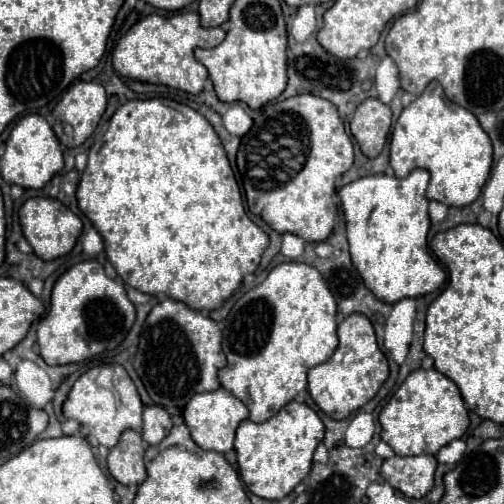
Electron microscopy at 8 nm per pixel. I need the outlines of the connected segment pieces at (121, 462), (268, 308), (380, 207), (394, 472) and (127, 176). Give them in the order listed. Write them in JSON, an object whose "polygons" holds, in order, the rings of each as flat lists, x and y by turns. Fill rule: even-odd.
{"polygons":[[[127,429,123,431,119,443,109,451,107,467,113,479,117,479,123,485,141,485,147,477,143,453,149,445,143,441,143,437]],[[279,263,269,277,247,291,229,311,223,327,223,353,227,365,219,369,221,387,233,393,249,409,249,419,261,423,285,407,299,391,307,387,307,369,311,363,325,363,337,349,337,305,321,273,307,263]],[[413,169,407,177,369,175,341,187,339,197,347,221,347,239,351,261,363,277,367,289,385,303,397,303,405,297,421,297,439,289,447,273,439,267,427,247,431,227,427,215,425,189,429,171]],[[393,455,381,465,381,477,405,497,419,499,427,495,433,487,433,473,437,459,433,455,413,455,399,457]],[[133,99,133,101,127,101,125,105,121,105,113,113,113,117,109,119,109,129,89,149,89,161,87,161,87,167,85,167,81,181,79,181,79,187,77,187,77,203,79,203,79,209,87,215,87,219,93,223,93,227,103,237,105,253,107,253,111,265,115,267,117,275,127,285,131,285,131,287,147,293,147,295,163,293,165,297,187,303,187,307,191,307,195,311,219,309,231,297,231,293,241,285,243,277,257,269,261,255,269,245,269,237,265,235,265,231,259,229,247,217,247,213,243,209,239,185,237,185,233,169,227,161,225,149,219,141,219,135,215,133,211,123,201,113,191,109,189,105,183,105,183,103,177,103,171,99]]]}

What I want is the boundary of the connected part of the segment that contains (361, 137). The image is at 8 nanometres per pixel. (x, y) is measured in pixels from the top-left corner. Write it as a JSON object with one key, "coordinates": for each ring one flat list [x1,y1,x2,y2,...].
{"coordinates":[[365,99,351,119,351,133,367,157,377,157,391,129,391,109,379,99]]}

